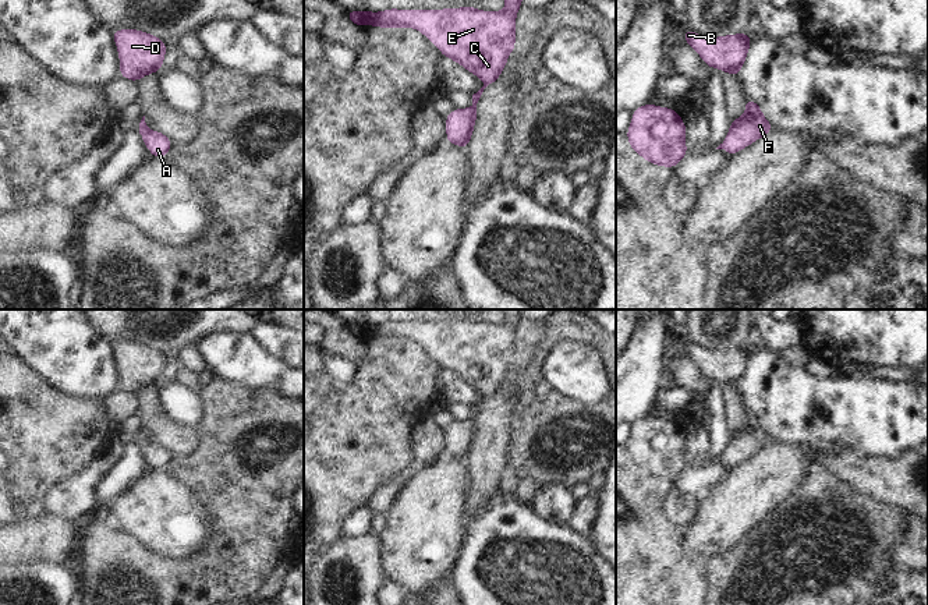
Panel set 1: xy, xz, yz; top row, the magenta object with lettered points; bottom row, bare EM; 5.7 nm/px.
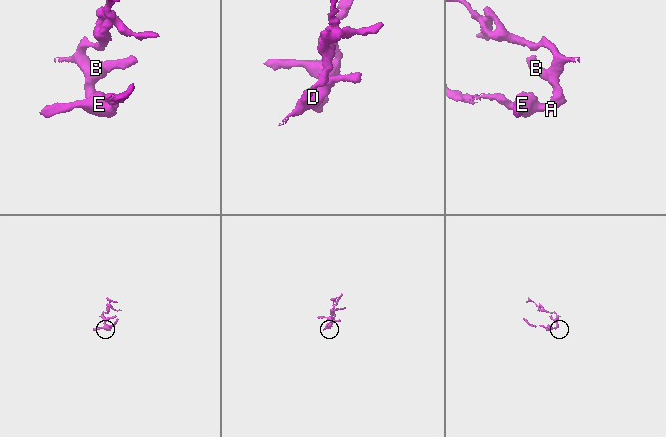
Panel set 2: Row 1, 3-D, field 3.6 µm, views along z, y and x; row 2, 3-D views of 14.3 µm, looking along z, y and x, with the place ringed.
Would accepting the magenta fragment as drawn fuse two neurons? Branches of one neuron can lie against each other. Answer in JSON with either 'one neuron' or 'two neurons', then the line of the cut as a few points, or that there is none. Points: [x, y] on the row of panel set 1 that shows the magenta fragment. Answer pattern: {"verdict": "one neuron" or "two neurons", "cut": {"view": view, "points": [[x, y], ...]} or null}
{"verdict": "one neuron", "cut": null}

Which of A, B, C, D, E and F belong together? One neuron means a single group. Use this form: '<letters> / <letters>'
A B C D E F

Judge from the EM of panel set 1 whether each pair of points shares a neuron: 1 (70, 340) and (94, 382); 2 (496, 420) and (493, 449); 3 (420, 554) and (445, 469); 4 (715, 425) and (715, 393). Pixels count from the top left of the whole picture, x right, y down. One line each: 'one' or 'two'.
1: one
2: one
3: one
4: one

